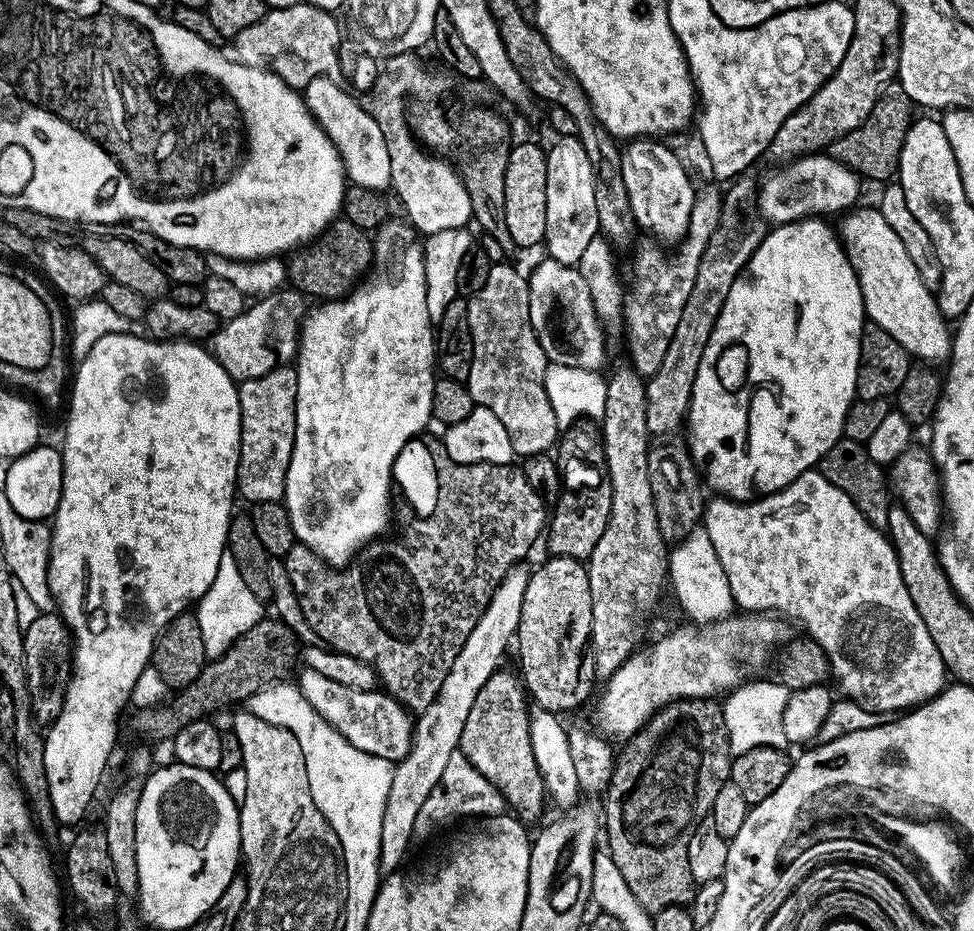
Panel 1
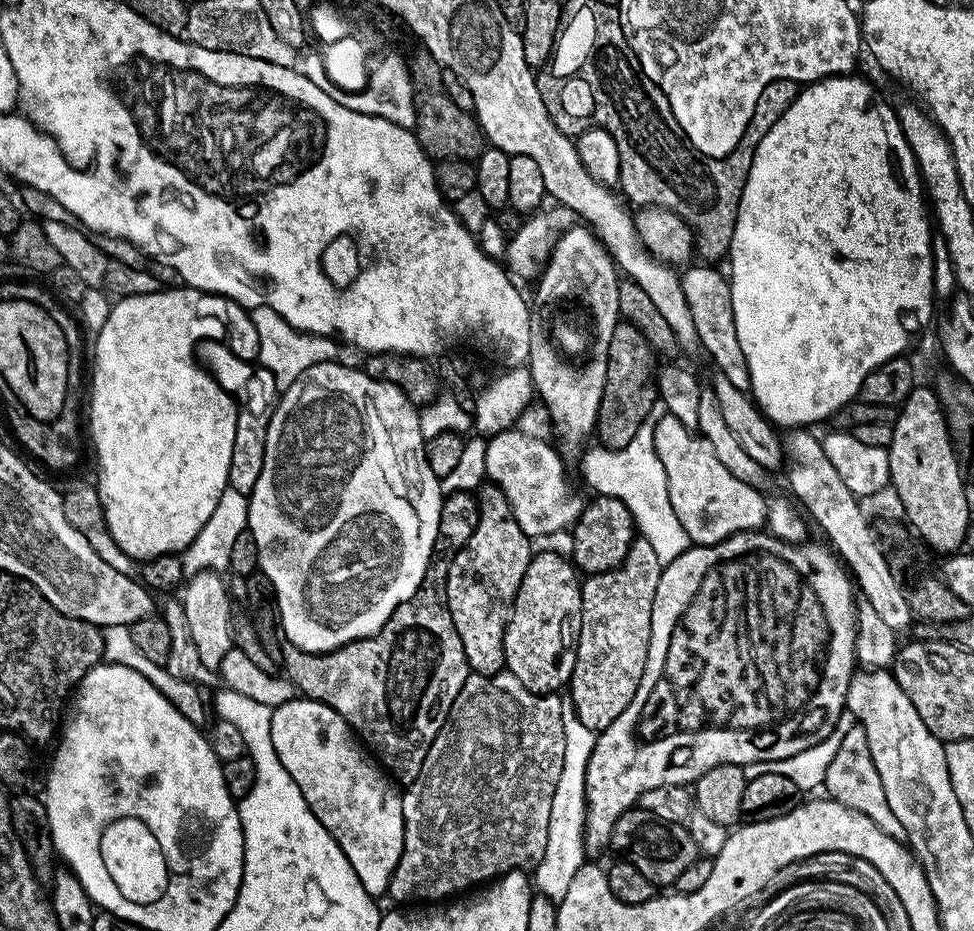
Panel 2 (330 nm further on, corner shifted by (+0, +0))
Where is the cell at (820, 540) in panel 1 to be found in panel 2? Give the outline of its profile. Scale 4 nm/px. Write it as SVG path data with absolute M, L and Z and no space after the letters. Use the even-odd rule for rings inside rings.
M661 416L654 430L654 446L666 470L670 506L682 522L693 545L717 544L739 532L755 532L765 527L768 500L759 487L752 487L730 474L714 452L714 446L676 416Z

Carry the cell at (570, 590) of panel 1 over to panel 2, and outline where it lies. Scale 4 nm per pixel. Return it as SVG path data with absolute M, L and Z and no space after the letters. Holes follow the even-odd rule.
M537 551L530 566L526 566L522 586L518 586L512 603L512 615L508 617L508 625L504 631L504 662L507 671L512 672L514 678L522 682L522 686L526 686L535 694L559 693L559 688L563 684L565 687L571 681L572 671L576 665L576 640L580 637L581 583L577 569L567 555L559 556L556 552Z

